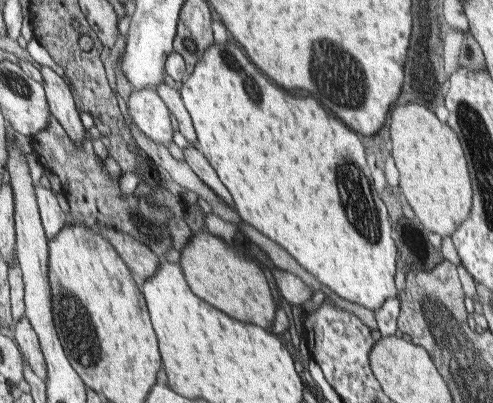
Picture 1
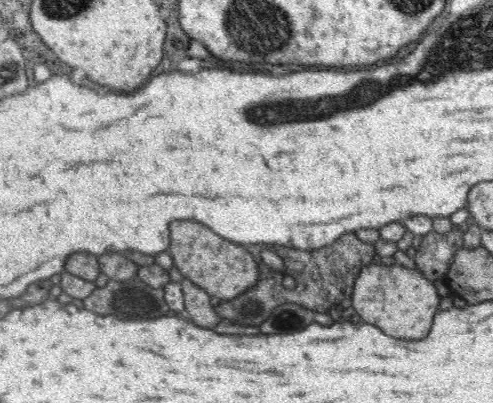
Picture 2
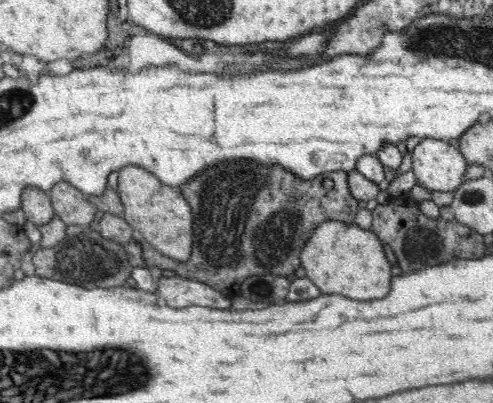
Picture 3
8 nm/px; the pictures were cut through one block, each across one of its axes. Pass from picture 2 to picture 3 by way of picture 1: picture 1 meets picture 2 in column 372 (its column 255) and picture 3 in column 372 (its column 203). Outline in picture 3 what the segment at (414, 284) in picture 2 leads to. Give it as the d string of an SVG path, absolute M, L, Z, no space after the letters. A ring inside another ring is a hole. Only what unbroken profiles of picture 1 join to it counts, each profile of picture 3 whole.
M340 220L322 222L310 242L304 244L300 260L308 278L320 288L324 296L344 296L348 300L384 300L390 292L390 278L398 272L386 258L386 242L372 230L366 232L358 224L344 224Z

